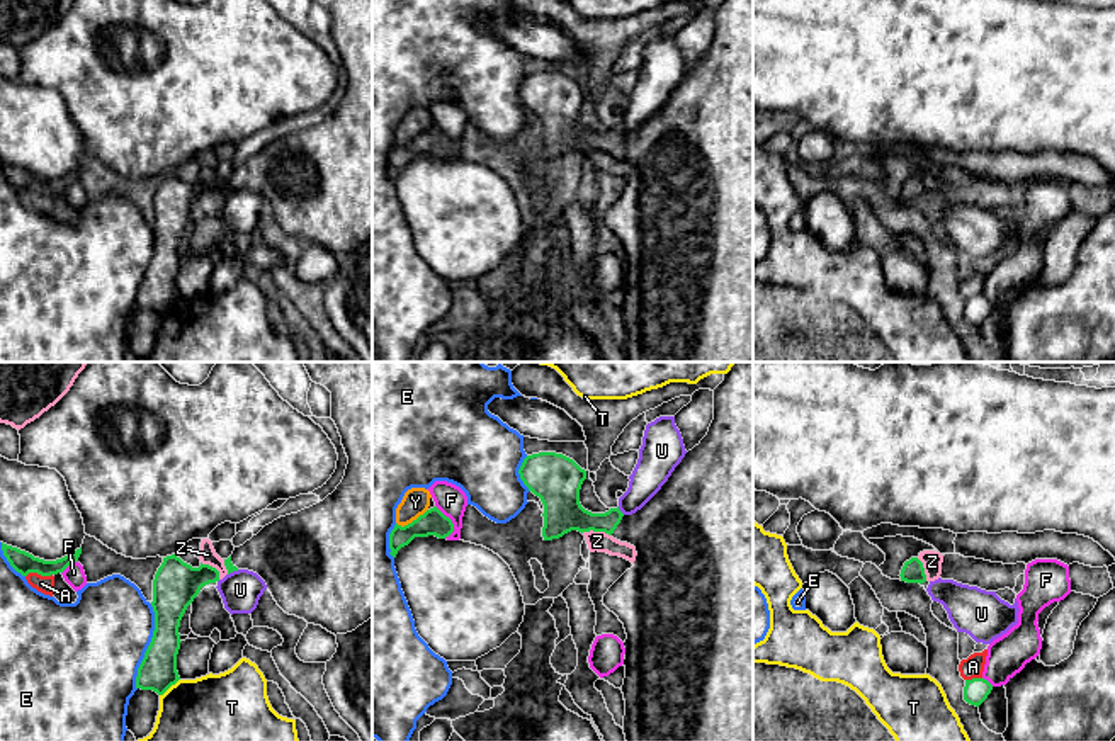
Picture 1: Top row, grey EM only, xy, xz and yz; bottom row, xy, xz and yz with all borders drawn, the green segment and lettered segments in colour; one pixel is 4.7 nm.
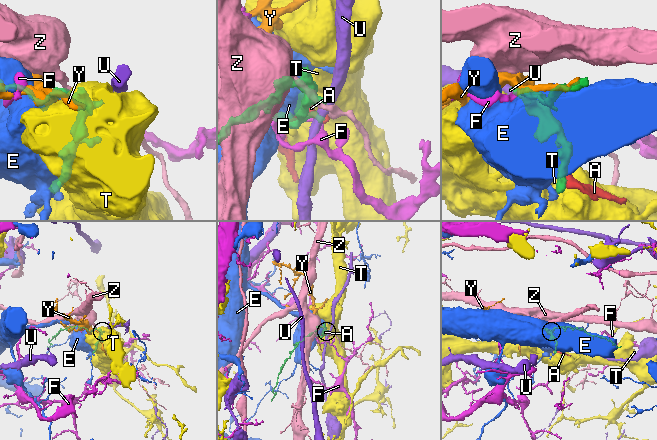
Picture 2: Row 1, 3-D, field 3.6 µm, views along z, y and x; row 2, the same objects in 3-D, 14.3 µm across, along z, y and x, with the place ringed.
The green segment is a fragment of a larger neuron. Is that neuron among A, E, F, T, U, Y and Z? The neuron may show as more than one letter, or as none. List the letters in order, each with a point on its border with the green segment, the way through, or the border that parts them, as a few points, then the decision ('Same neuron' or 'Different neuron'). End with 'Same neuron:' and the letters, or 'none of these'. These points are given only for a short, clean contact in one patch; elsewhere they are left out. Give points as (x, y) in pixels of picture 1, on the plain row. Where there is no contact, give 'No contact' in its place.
A: Touches green at xy (38, 192). Different neuron
E: Touches green at xy (148, 265). Different neuron
F: Touches green at xz (451, 141). Different neuron
T: Touches green at xy (169, 306). Different neuron
U: Touches green at xz (619, 130). Boundary: xz (617, 126), (624, 133). Different neuron
Y: Touches green at xz (413, 140). Different neuron
Z: Touches green at xz (597, 150). Different neuron
Same neuron: none of these

